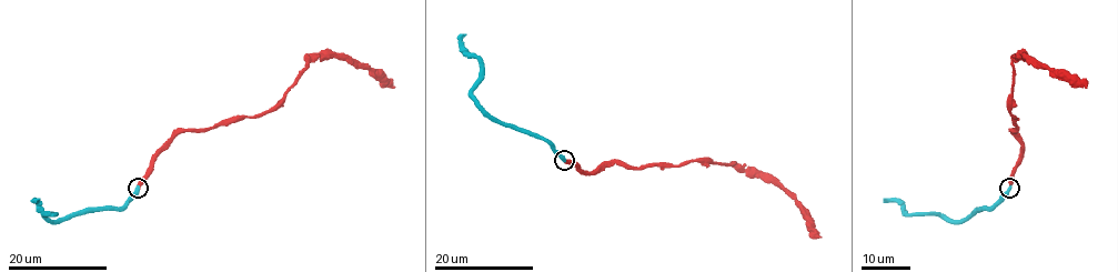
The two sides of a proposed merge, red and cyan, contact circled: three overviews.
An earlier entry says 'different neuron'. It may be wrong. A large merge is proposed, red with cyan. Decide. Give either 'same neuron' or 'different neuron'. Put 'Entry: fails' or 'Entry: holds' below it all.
same neuron
Entry: fails

